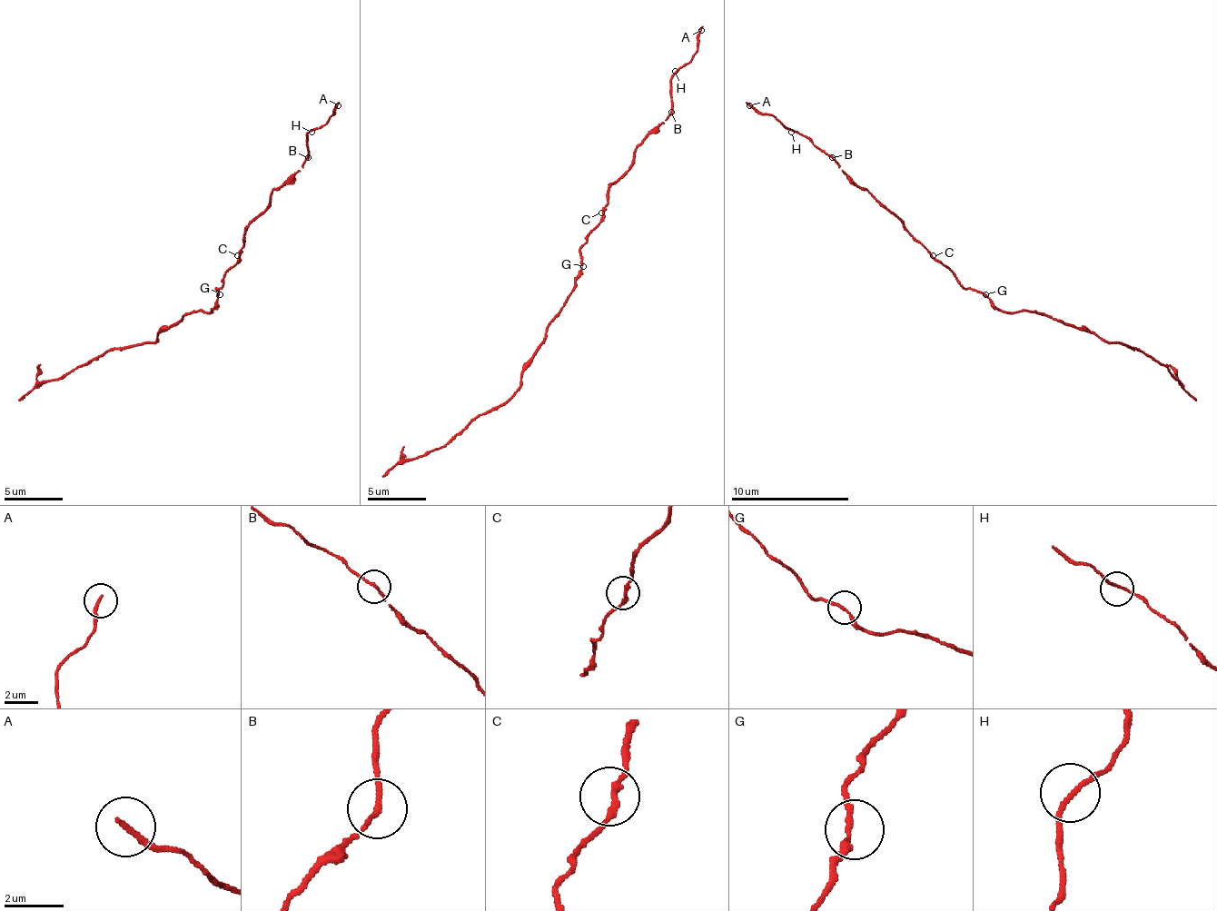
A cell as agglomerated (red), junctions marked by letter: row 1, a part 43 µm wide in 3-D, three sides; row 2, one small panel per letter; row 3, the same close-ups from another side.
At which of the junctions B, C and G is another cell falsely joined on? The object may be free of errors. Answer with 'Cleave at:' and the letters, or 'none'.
Cleave at: none

